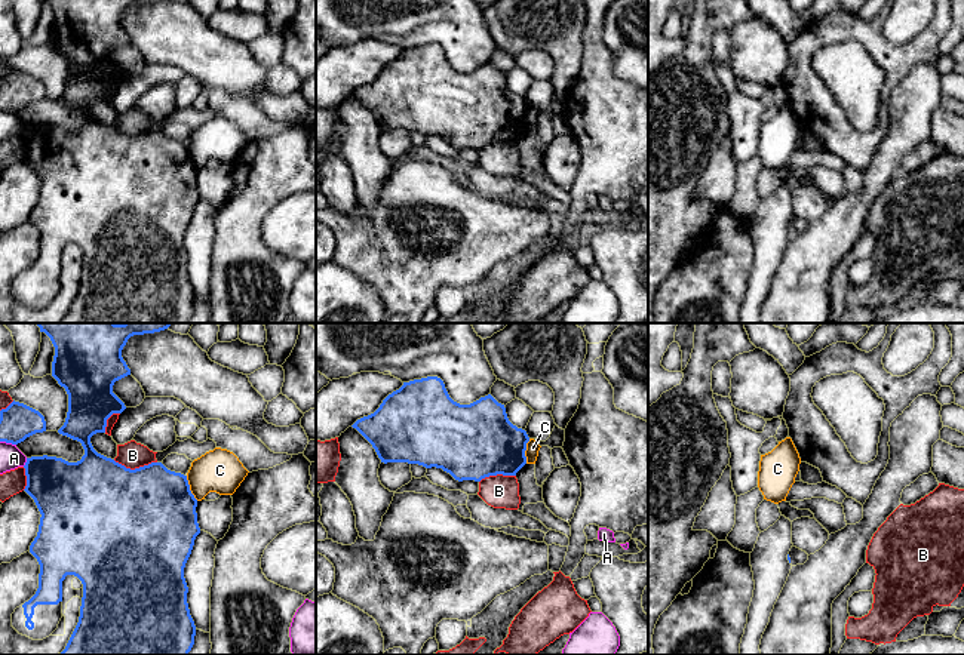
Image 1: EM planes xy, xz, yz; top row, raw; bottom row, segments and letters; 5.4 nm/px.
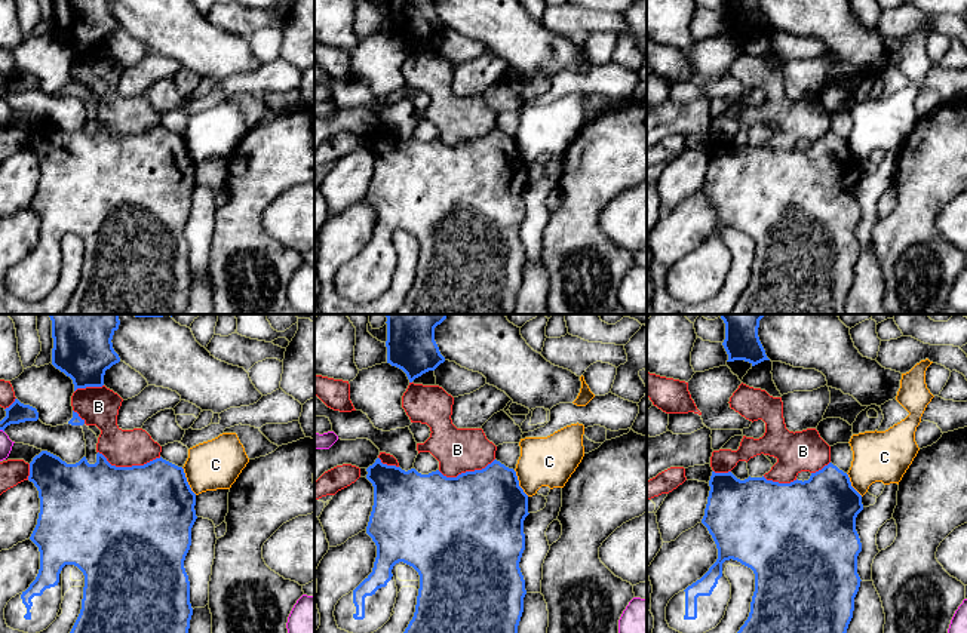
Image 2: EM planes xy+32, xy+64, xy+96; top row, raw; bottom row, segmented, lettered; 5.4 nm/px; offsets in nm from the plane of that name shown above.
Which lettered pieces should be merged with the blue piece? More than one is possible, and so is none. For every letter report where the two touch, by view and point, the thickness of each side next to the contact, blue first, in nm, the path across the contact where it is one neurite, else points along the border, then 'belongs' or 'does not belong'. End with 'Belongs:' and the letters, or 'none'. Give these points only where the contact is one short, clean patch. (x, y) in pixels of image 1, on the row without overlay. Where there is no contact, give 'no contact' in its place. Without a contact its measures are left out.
A: xy (8, 110) | 200/120 nm | does not belong
B: xy (135, 137) | 500/150 nm | does not belong
C: xy (189, 156) | 500/240 nm | along xy (186, 144), (190, 160), (197, 168) | does not belong
Belongs: none

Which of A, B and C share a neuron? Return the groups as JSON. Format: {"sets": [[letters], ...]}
{"sets": [["A"], ["B"], ["C"]]}

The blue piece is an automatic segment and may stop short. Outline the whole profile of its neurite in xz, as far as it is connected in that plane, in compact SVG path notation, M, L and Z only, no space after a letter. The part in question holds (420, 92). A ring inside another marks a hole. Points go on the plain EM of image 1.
M438 44L403 50L374 82L357 87L351 95L372 113L381 130L436 135L458 150L481 150L497 142L516 144L526 132L529 105L509 89L504 73L491 62L470 73L460 73L449 65Z

